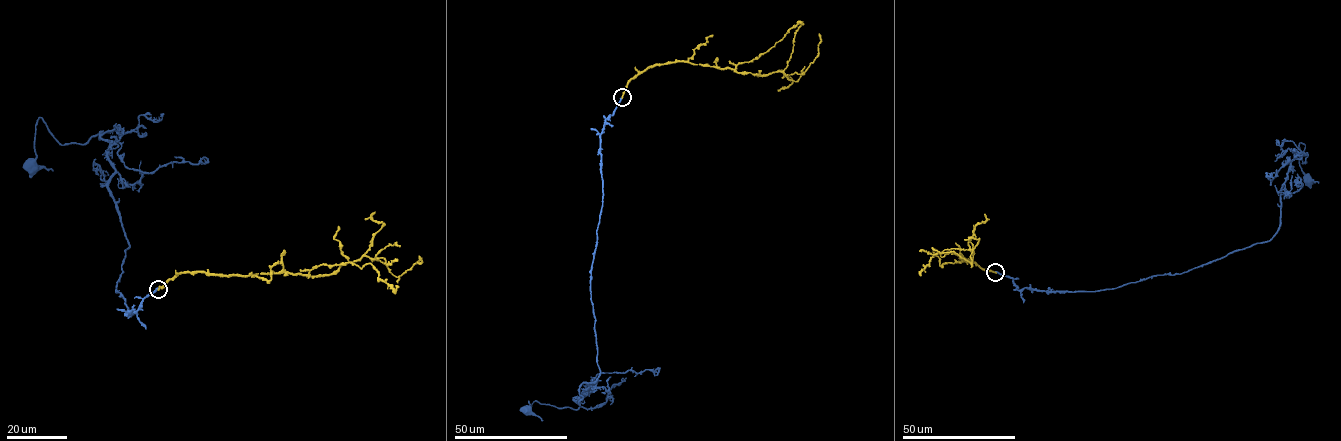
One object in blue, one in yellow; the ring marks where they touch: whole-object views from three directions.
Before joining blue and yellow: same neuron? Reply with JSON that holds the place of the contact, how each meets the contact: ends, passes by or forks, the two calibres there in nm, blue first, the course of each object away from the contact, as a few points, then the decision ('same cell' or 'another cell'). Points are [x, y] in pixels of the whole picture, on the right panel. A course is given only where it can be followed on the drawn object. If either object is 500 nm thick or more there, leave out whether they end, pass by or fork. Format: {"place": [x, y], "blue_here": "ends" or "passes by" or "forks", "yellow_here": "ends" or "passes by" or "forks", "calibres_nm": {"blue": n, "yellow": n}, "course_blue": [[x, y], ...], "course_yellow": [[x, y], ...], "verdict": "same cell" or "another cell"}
{"place": [995, 272], "blue_here": "ends", "yellow_here": "ends", "calibres_nm": {"blue": 440, "yellow": 400}, "course_blue": [[995, 272], [1049, 292], [1180, 274], [1269, 240], [1289, 163], [1306, 162], [1300, 142], [1308, 179]], "course_yellow": [[995, 272], [970, 259], [959, 262], [970, 262], [969, 247], [971, 263], [931, 248]], "verdict": "another cell"}

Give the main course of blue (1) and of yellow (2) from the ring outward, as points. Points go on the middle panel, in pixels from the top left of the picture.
1: (622, 97), (600, 135), (590, 282), (599, 375), (584, 382), (577, 409), (528, 401), (527, 410)
2: (622, 97), (632, 79), (650, 67), (668, 63), (688, 61), (760, 75), (803, 73), (818, 54), (819, 33)

